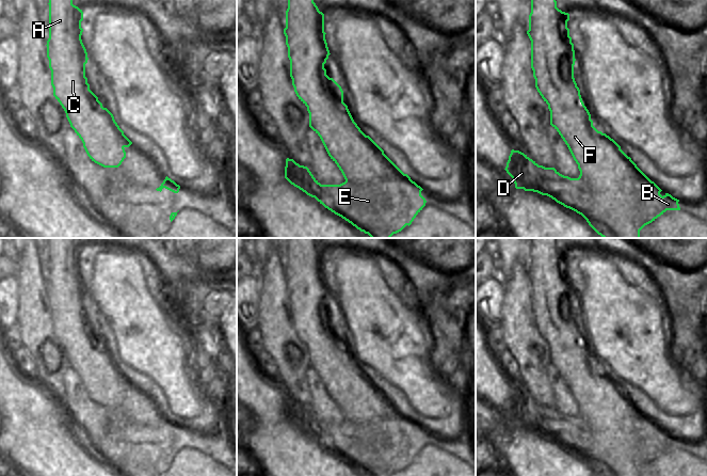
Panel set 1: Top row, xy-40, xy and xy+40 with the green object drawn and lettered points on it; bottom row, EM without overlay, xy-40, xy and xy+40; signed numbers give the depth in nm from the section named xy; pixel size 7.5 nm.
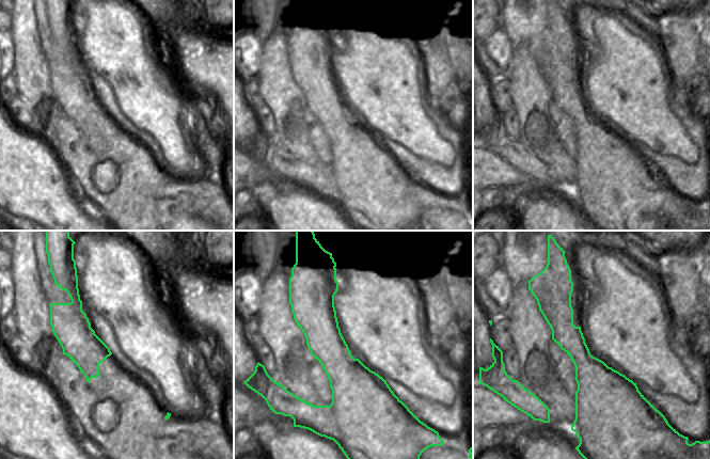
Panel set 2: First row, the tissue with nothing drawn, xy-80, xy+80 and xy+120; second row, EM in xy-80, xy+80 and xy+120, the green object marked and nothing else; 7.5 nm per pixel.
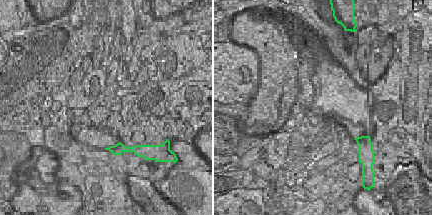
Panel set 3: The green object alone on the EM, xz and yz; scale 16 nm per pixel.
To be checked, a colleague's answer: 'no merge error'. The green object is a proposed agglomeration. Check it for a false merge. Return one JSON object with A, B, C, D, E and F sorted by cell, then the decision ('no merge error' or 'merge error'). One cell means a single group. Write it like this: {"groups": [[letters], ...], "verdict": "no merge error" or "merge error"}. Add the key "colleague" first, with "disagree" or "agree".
{"colleague": "disagree", "groups": [["A", "B", "C", "E", "F"], ["D"]], "verdict": "merge error"}

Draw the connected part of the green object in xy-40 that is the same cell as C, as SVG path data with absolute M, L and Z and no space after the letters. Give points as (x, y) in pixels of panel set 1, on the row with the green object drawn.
M49 0L48 4L49 38L46 46L53 96L64 109L70 127L81 139L90 159L103 168L118 168L126 158L125 148L132 142L124 134L113 114L102 107L98 97L90 90L85 77L89 58L81 39L83 12L73 4L73 0Z

